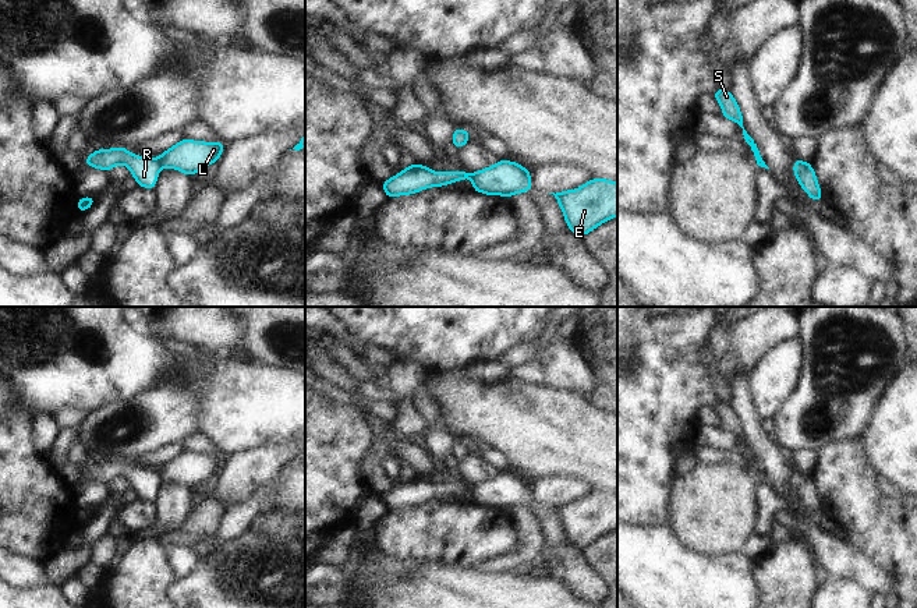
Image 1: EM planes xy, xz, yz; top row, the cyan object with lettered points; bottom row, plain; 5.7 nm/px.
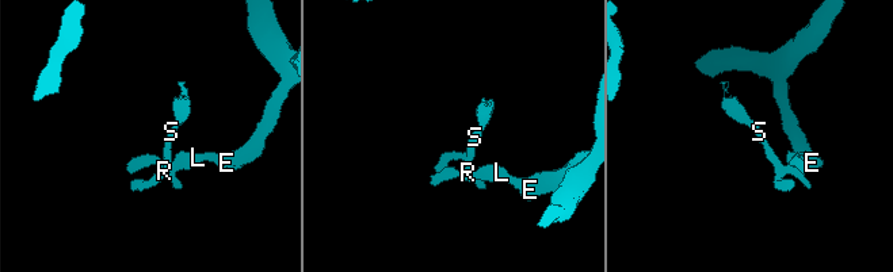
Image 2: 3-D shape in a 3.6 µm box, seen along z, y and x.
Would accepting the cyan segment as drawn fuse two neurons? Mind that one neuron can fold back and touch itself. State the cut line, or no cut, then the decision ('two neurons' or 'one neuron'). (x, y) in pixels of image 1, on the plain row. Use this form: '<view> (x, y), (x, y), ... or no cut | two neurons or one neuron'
xy (156, 472), (160, 479) | two neurons

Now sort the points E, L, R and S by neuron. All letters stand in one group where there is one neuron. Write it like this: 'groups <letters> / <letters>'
groups E L / R S

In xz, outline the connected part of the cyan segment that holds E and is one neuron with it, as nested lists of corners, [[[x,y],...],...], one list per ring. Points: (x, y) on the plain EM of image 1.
[[[591,491],[576,502],[553,506],[570,544],[584,549],[617,529],[617,495]]]

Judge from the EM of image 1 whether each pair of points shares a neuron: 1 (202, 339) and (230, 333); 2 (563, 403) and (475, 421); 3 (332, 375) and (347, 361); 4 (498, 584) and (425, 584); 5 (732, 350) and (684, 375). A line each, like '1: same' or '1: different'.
1: same
2: same
3: different
4: same
5: different

